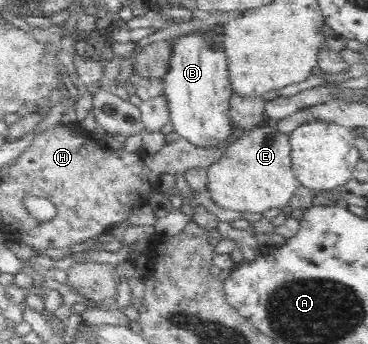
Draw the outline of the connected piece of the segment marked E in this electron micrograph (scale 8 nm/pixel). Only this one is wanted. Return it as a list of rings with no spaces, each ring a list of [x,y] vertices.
[[[267,122],[257,128],[240,131],[240,135],[226,147],[224,155],[206,169],[211,200],[220,208],[243,213],[263,214],[270,209],[282,209],[289,205],[290,199],[299,187],[299,182],[293,172],[291,151],[290,134],[276,129]]]

